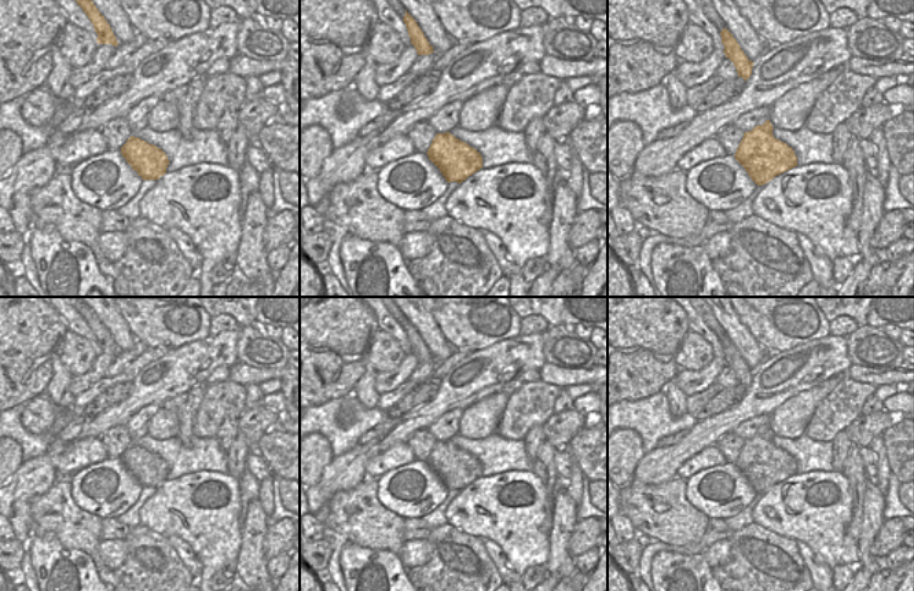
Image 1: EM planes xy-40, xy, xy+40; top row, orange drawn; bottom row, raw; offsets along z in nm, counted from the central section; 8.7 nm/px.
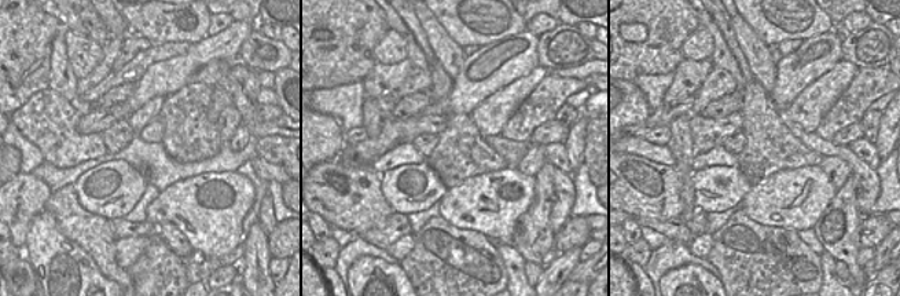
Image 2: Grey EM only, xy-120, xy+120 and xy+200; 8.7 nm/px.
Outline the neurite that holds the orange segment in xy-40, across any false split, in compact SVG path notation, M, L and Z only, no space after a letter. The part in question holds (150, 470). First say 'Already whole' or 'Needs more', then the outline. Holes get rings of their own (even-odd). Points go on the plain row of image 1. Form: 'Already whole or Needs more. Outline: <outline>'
Already whole. Outline: M135 444L121 455L121 462L143 488L158 488L169 473L161 456Z

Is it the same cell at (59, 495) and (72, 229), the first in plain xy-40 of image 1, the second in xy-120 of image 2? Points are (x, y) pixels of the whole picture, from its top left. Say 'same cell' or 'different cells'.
same cell

